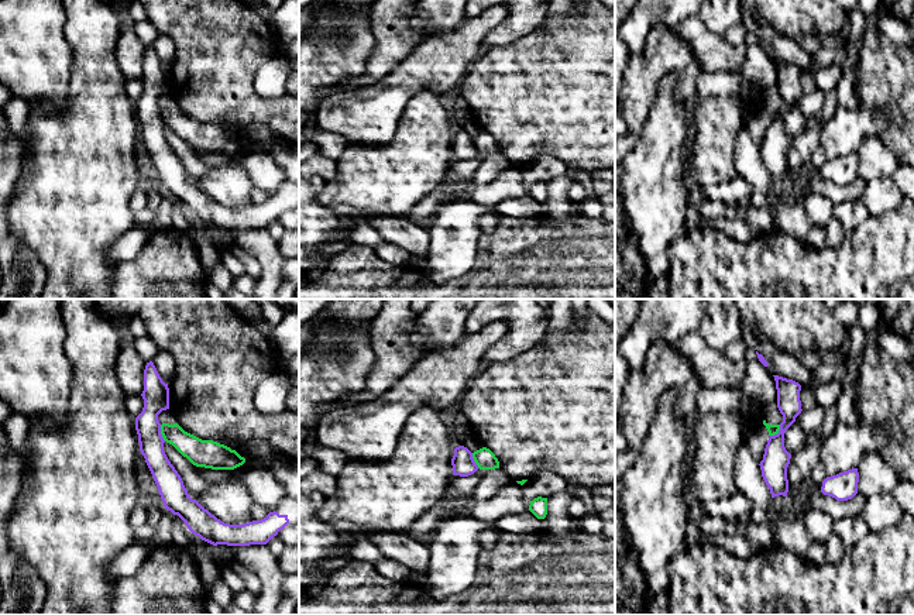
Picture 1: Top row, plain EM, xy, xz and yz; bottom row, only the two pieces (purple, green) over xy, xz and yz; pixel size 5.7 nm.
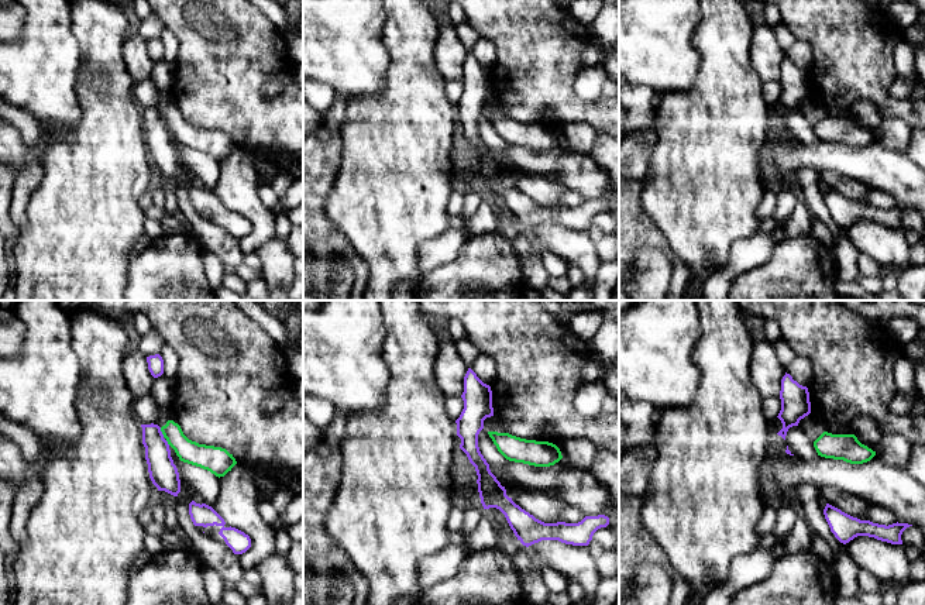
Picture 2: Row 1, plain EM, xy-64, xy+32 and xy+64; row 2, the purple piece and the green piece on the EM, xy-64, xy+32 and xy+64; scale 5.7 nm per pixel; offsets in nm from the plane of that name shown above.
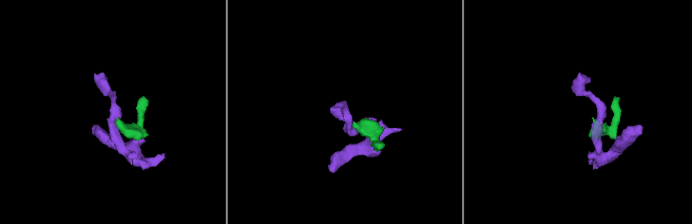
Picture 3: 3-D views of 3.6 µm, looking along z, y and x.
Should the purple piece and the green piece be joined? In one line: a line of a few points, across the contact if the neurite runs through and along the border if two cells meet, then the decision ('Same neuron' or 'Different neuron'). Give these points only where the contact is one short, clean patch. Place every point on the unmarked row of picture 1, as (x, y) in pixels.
Different neuron

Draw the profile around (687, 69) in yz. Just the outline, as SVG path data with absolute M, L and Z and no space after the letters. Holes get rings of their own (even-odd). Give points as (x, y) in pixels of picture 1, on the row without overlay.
M656 25L649 32L645 48L630 56L630 62L625 71L623 87L621 92L621 111L629 123L626 134L639 135L639 126L647 117L657 86L667 73L676 75L676 100L688 103L697 99L698 76L701 72L700 62L678 37L676 30L666 25Z

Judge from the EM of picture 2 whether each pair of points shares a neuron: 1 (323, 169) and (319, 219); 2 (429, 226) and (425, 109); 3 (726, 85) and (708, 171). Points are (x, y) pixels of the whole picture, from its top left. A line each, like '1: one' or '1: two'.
1: one
2: one
3: one

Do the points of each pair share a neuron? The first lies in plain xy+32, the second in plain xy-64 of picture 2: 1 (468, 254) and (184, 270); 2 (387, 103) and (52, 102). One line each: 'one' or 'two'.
1: one
2: two

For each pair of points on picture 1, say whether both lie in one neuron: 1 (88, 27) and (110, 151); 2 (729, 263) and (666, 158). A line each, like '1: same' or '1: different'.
1: same
2: different

